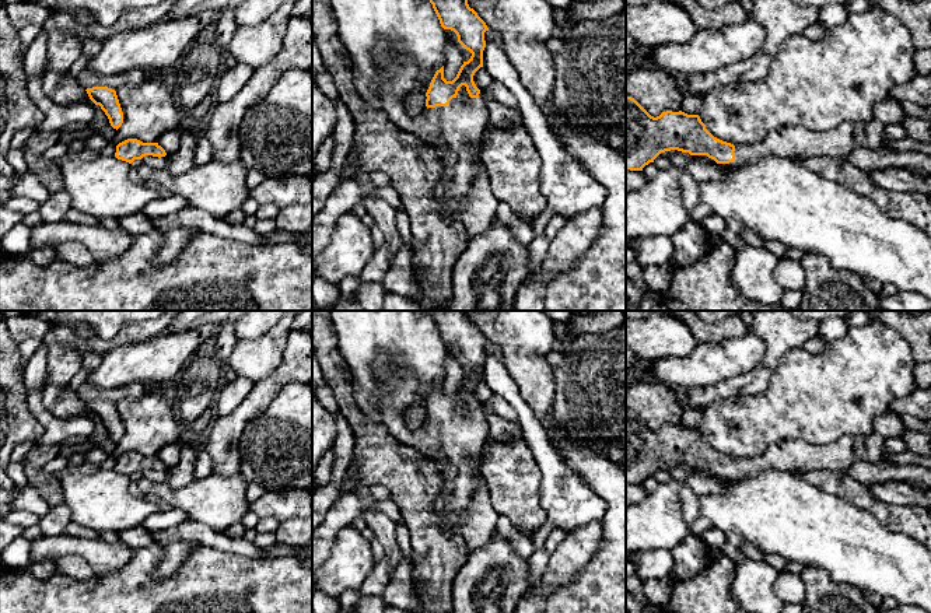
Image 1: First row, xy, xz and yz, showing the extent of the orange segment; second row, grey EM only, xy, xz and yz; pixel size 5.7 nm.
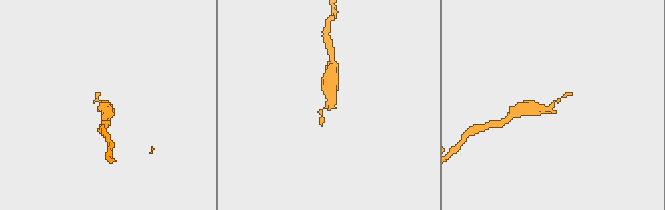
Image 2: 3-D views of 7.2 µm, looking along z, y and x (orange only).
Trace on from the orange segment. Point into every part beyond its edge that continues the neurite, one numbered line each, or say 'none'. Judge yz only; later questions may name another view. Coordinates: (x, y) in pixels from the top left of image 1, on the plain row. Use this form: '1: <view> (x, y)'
1: yz (791, 455)

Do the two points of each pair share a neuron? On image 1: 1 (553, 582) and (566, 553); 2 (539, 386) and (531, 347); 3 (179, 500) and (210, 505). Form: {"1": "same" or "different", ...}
{"1": "same", "2": "same", "3": "same"}

